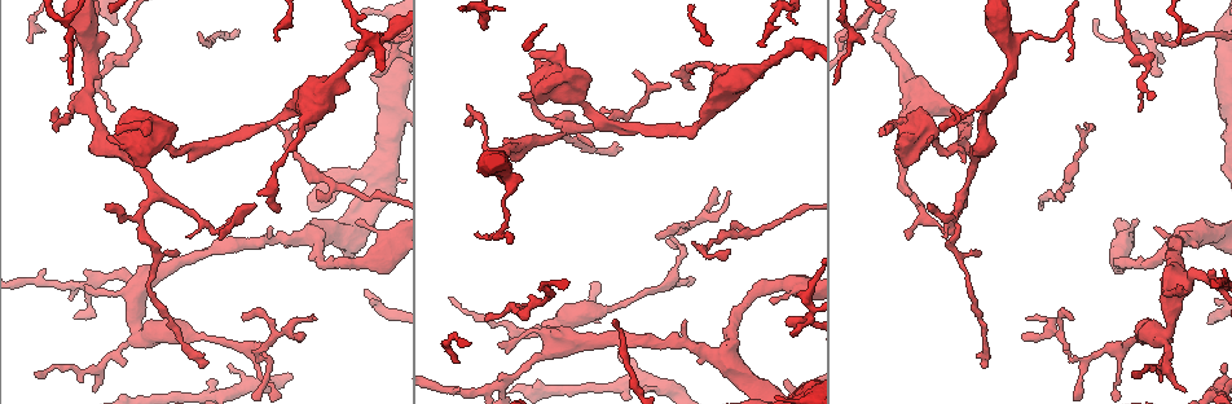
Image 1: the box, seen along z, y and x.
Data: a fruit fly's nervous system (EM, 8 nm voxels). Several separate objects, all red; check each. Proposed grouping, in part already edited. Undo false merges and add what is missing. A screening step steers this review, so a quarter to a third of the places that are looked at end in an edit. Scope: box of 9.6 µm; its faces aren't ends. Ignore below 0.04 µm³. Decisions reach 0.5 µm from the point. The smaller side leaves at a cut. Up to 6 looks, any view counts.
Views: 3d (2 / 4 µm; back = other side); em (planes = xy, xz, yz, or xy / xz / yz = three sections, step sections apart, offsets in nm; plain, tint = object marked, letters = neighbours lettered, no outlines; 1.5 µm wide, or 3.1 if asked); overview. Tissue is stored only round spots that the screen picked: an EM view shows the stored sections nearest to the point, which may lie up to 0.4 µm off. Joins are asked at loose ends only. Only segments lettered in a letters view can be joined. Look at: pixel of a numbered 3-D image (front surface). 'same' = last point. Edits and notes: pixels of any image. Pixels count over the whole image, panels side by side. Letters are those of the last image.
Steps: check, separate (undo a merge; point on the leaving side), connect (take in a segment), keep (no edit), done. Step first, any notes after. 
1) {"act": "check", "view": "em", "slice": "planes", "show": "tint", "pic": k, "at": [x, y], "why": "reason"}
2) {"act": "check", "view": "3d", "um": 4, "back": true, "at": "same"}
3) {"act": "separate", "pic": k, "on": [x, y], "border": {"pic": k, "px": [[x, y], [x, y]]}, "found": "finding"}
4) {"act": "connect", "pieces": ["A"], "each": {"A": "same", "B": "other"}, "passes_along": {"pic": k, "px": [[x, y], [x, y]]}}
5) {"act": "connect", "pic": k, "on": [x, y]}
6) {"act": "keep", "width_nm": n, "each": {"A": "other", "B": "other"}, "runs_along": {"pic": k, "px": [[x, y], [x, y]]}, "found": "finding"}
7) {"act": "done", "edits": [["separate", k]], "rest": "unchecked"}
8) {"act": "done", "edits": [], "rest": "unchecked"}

{"act": "check", "view": "em", "slice": "yz", "step": 4, "show": "tint", "pic": 1, "at": [928, 203], "why": "thin end"}

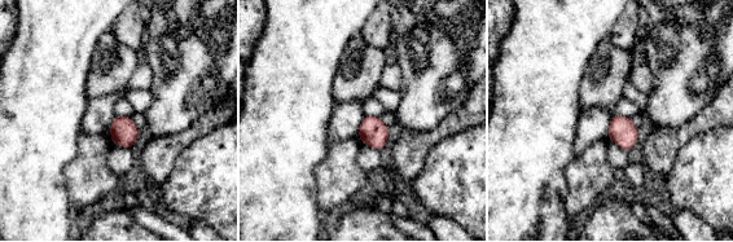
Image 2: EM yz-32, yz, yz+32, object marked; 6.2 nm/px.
{"act": "check", "view": "em", "slice": "planes", "show": "letters", "at": "same"}

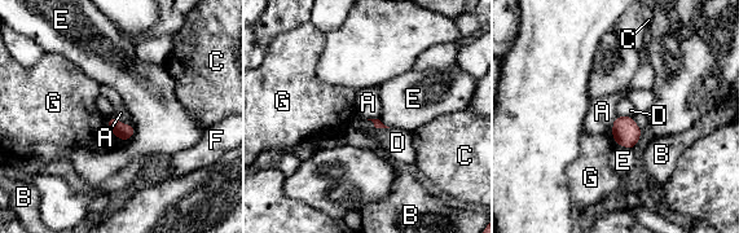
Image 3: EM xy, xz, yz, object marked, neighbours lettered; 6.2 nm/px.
{"act": "keep", "each": {"A": "other", "B": "other", "C": "other", "D": "other", "E": "other", "F": "other", "G": "other"}, "border": {"pic": 3, "px": [[110, 117], [132, 126]]}, "found": "no lettered segment goes on from it"}

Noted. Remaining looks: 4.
{"act": "check", "view": "em", "slice": "yz", "step": 4, "show": "letters", "pic": 1, "at": [962, 160], "why": "an open end"}

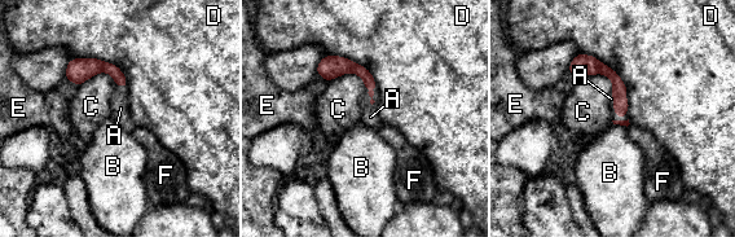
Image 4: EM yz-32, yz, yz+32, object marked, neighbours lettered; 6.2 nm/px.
{"act": "check", "view": "em", "slice": "xz", "step": 4, "show": "letters", "at": "same"}

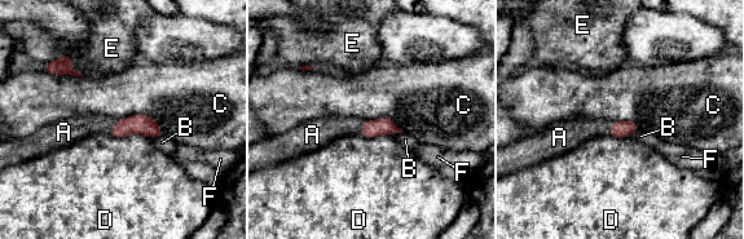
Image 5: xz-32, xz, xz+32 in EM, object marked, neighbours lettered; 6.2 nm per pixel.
{"act": "connect", "pieces": ["A"], "width_nm": 110, "each": {"A": "same", "B": "other", "C": "other", "D": "other", "E": "other", "F": "other"}, "passes_along": {"pic": 5, "px": [[378, 127], [361, 127], [322, 131]]}, "found": "the neuron continues"}

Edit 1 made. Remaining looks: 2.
{"act": "done", "edits": [["connect", 5]], "rest": "unchecked"}

